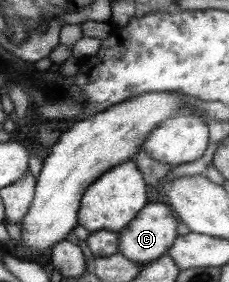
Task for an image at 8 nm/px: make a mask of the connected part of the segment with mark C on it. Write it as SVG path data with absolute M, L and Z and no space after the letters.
M156 200L142 209L137 214L136 220L129 222L126 229L119 232L120 250L122 256L128 258L132 262L138 264L148 264L157 261L158 258L164 256L172 248L176 240L176 228L178 228L178 220L176 220L176 212L173 208L168 208L168 203L160 204L162 200Z

